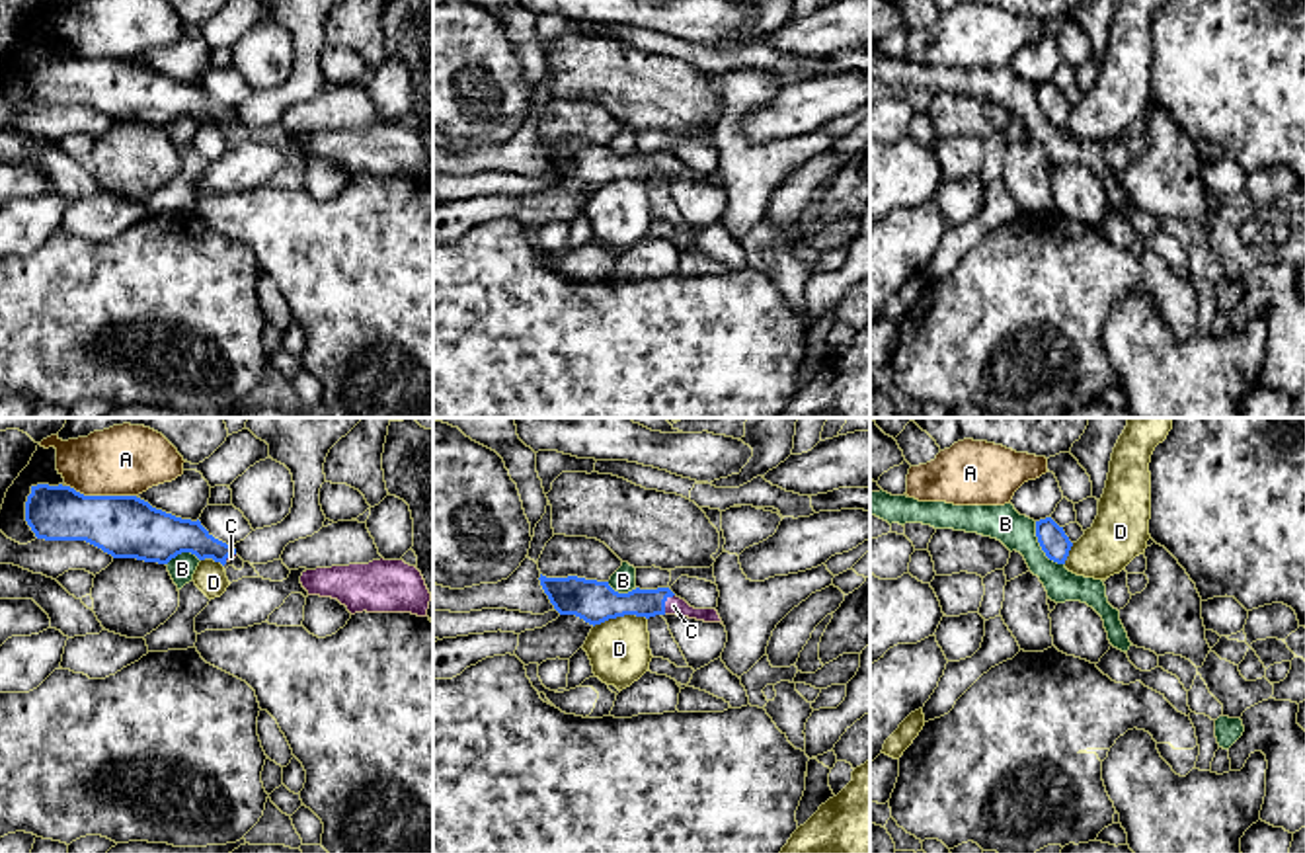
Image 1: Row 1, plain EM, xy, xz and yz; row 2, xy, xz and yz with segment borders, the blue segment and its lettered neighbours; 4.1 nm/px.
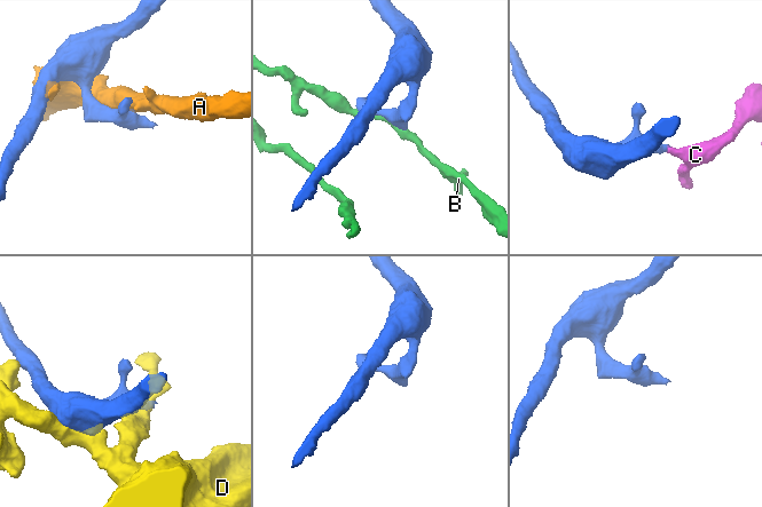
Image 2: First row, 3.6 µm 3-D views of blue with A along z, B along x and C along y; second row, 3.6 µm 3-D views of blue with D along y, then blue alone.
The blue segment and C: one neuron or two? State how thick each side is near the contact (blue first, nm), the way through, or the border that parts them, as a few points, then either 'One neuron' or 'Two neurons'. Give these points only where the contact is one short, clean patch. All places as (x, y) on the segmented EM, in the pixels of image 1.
Thickness 140 nm (blue) against 80 nm. One neuron

